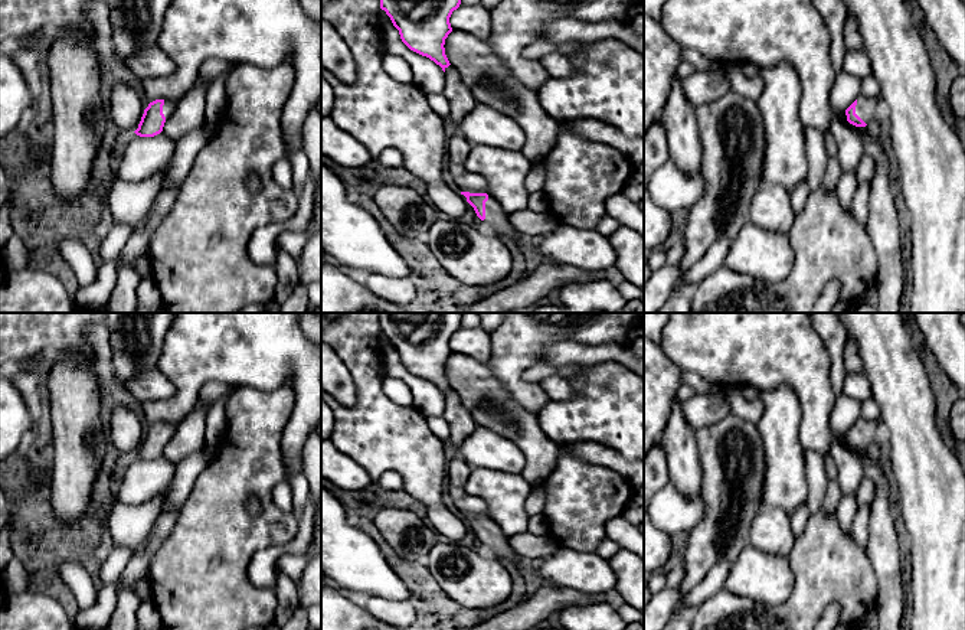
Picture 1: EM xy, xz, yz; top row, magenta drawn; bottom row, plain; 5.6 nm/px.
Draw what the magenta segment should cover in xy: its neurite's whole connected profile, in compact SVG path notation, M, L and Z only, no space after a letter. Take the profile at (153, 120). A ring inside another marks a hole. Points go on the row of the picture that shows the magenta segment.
M156 99L144 110L138 128L140 137L154 137L163 131L164 123L173 114L179 99Z

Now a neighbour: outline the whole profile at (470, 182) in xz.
M467 172L465 174L455 177L454 183L457 185L458 192L488 195L488 182L478 173Z

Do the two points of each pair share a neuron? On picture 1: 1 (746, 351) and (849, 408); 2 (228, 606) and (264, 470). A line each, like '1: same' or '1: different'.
1: different
2: same

